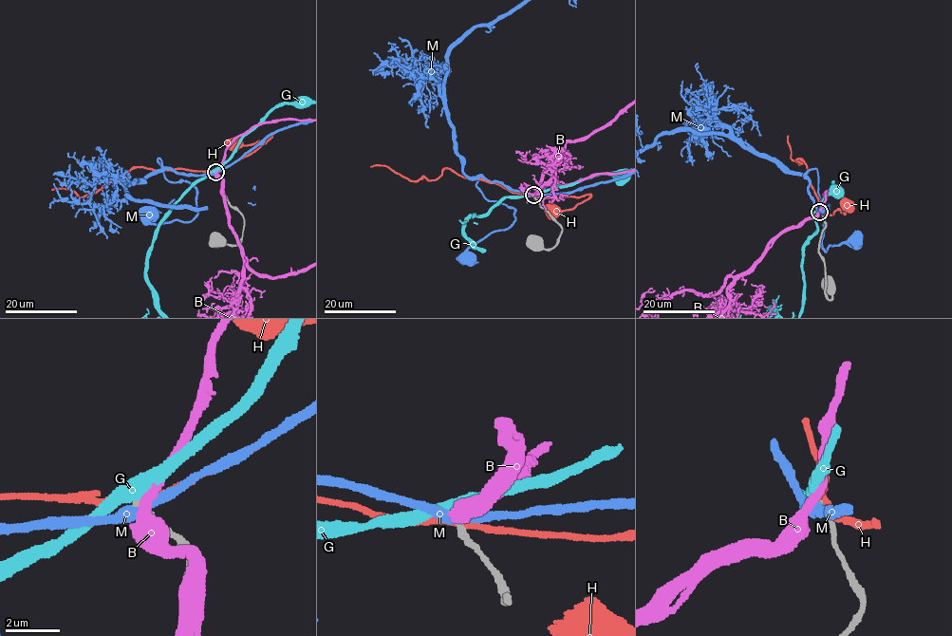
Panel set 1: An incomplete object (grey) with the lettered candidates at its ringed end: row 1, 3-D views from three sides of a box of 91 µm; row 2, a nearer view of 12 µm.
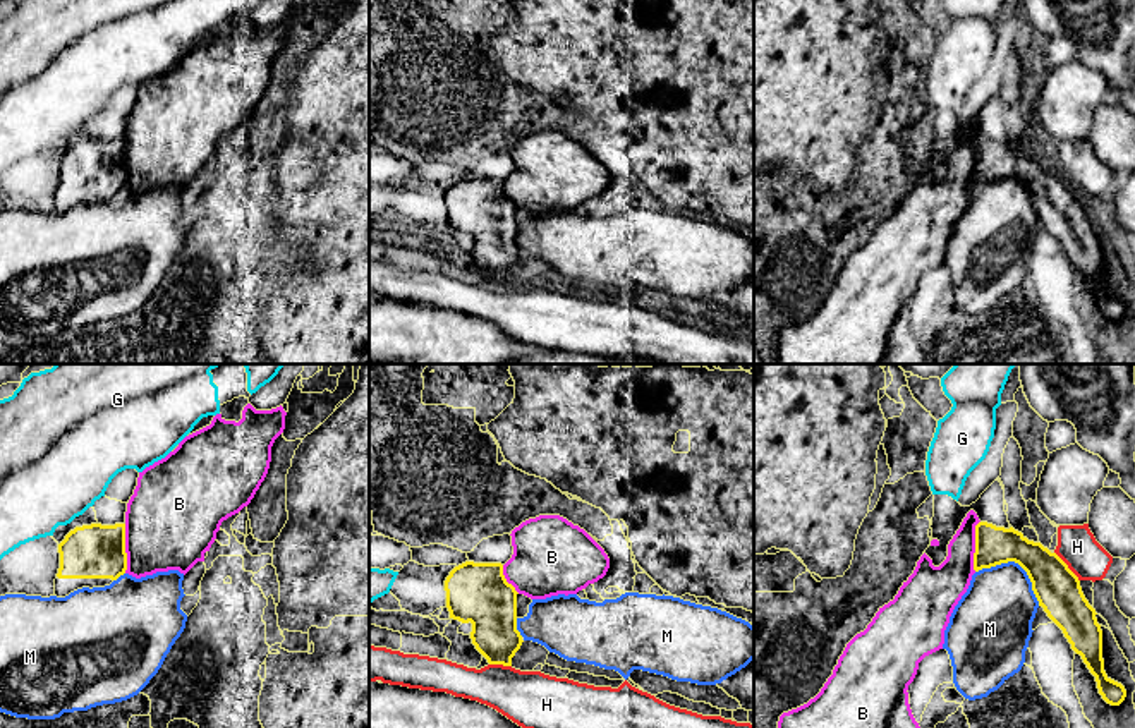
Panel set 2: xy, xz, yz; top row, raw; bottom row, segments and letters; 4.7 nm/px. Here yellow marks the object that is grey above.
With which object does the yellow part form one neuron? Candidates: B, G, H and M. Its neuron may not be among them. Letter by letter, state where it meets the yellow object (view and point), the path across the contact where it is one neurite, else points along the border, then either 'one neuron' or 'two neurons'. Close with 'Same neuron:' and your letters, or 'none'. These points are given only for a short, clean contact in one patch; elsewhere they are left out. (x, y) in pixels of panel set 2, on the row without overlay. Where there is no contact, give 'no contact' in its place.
B: meets yellow in yz at (976, 162); runs through yz (995, 160), (976, 162), (941, 203); one neuron
G: no contact; two neurons
H: meets yellow in yz at (1067, 182); border along yz (1055, 167), (1079, 196); two neurons
M: meets yellow in yz at (1017, 177); two neurons
Same neuron: B

